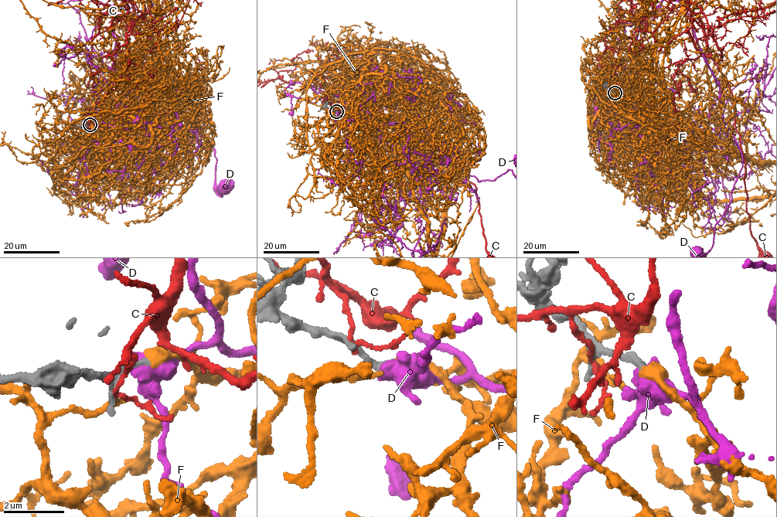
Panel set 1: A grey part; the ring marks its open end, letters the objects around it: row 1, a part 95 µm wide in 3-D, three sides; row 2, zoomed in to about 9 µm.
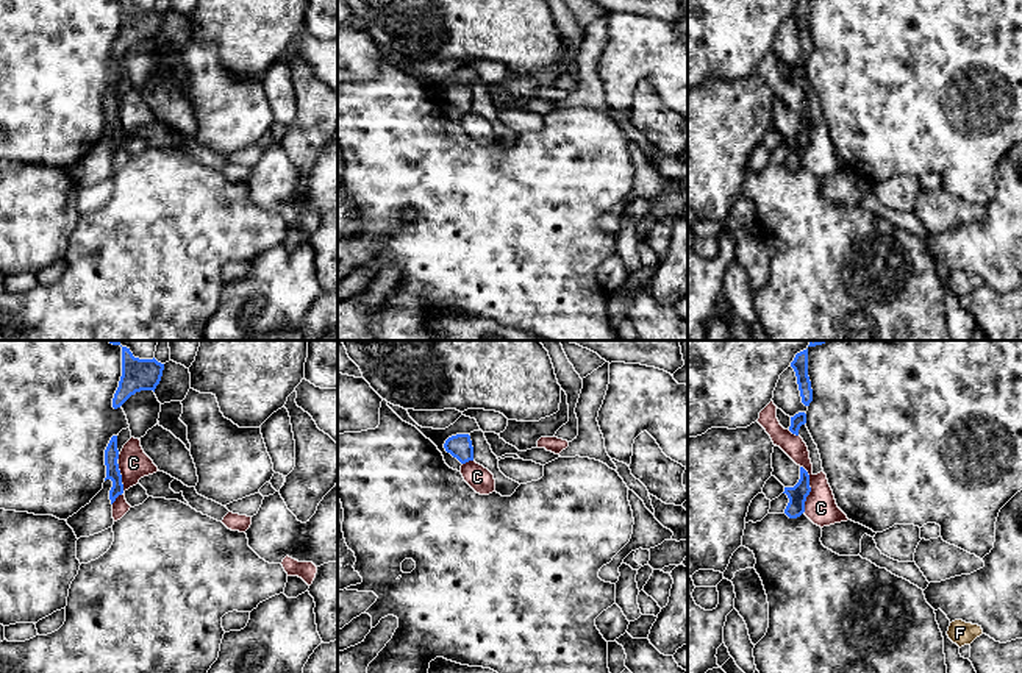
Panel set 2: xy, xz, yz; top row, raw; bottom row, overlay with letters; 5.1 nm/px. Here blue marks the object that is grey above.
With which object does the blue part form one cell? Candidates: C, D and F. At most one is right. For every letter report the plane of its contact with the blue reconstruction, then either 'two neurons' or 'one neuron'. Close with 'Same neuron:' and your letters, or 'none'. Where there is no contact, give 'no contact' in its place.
C: contact in yz; two neurons
D: no contact; two neurons
F: no contact; one neuron
Same neuron: F

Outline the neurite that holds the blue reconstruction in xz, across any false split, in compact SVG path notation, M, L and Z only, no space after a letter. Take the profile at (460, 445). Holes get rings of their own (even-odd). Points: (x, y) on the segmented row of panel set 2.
M456 434L445 440L444 448L461 464L473 461L473 447L469 434Z

